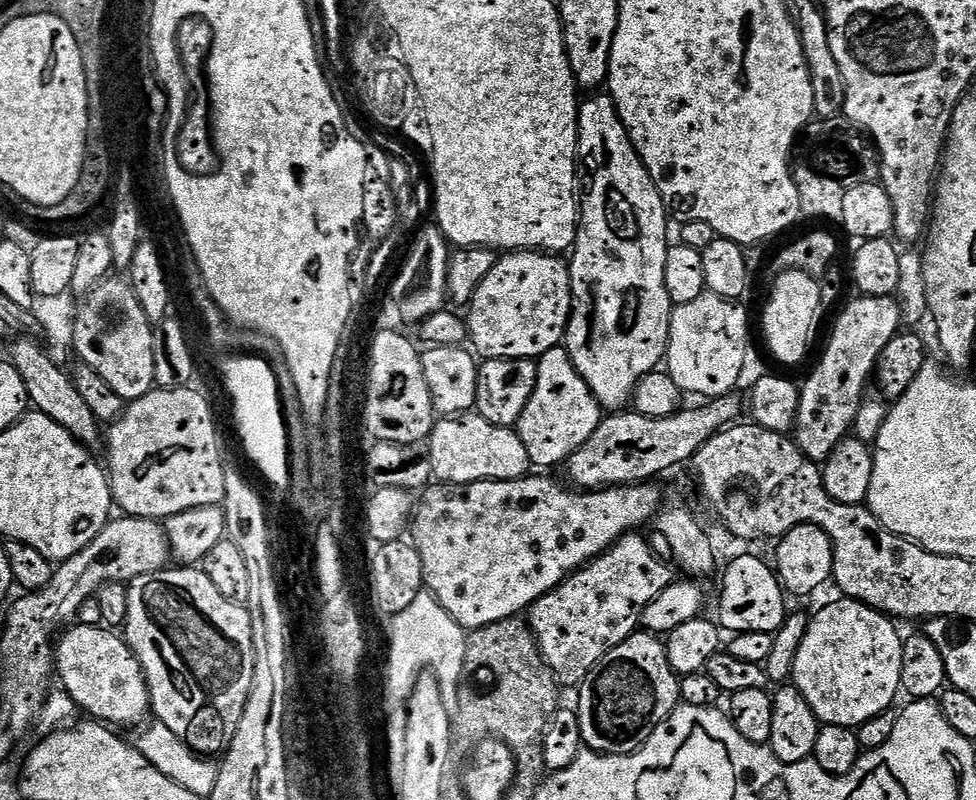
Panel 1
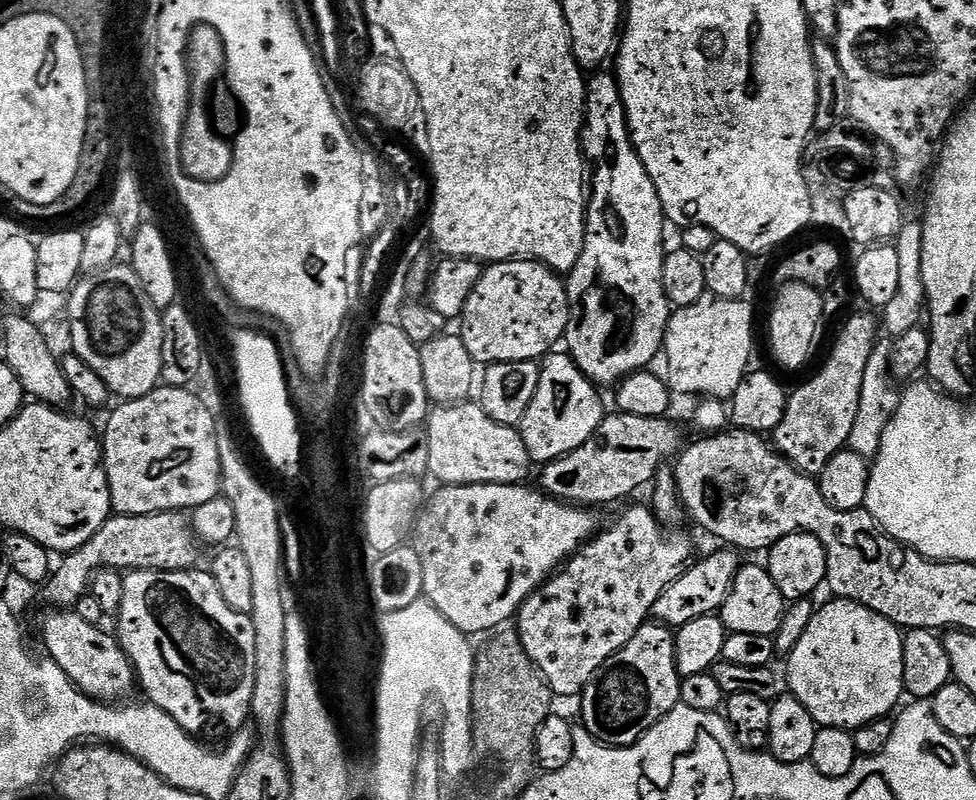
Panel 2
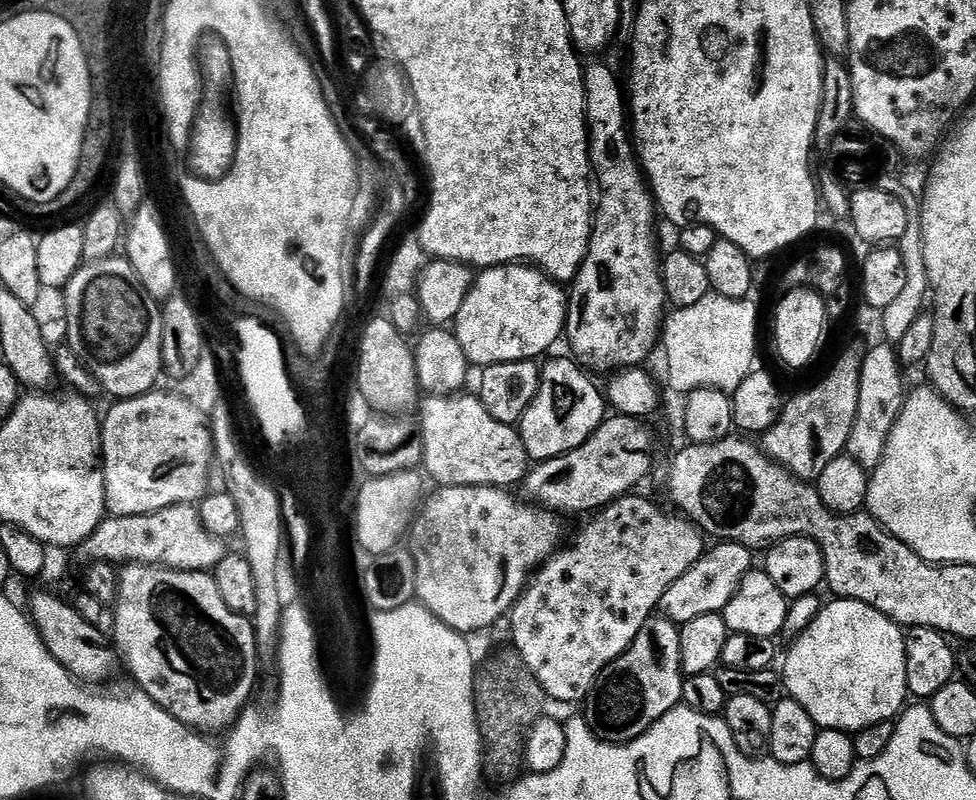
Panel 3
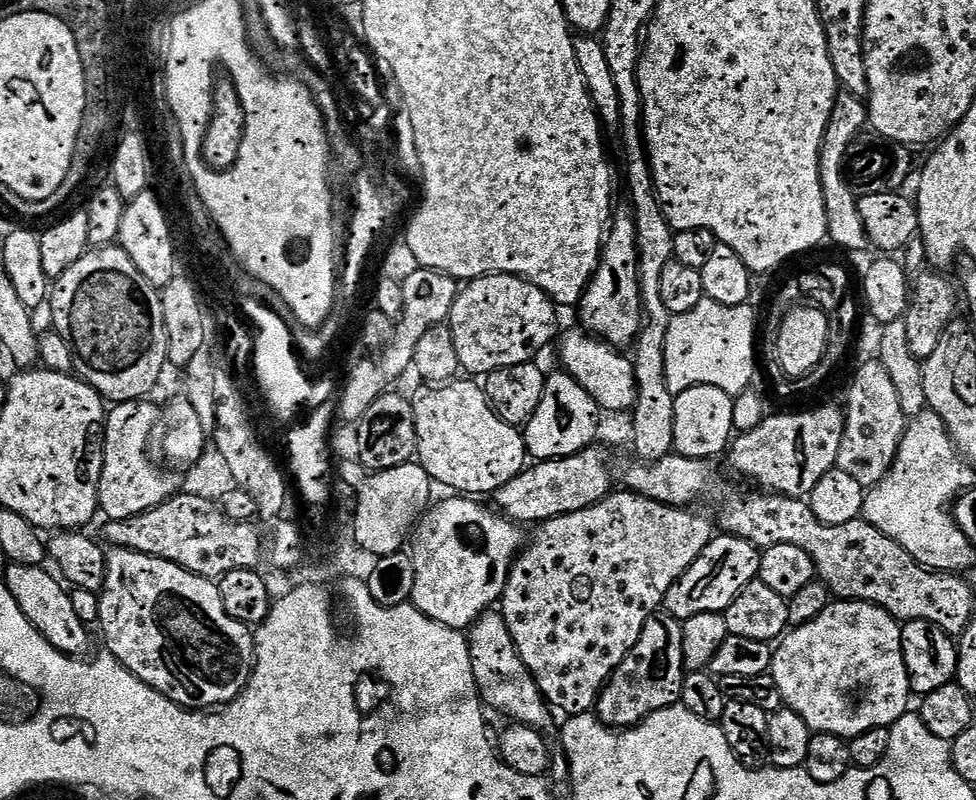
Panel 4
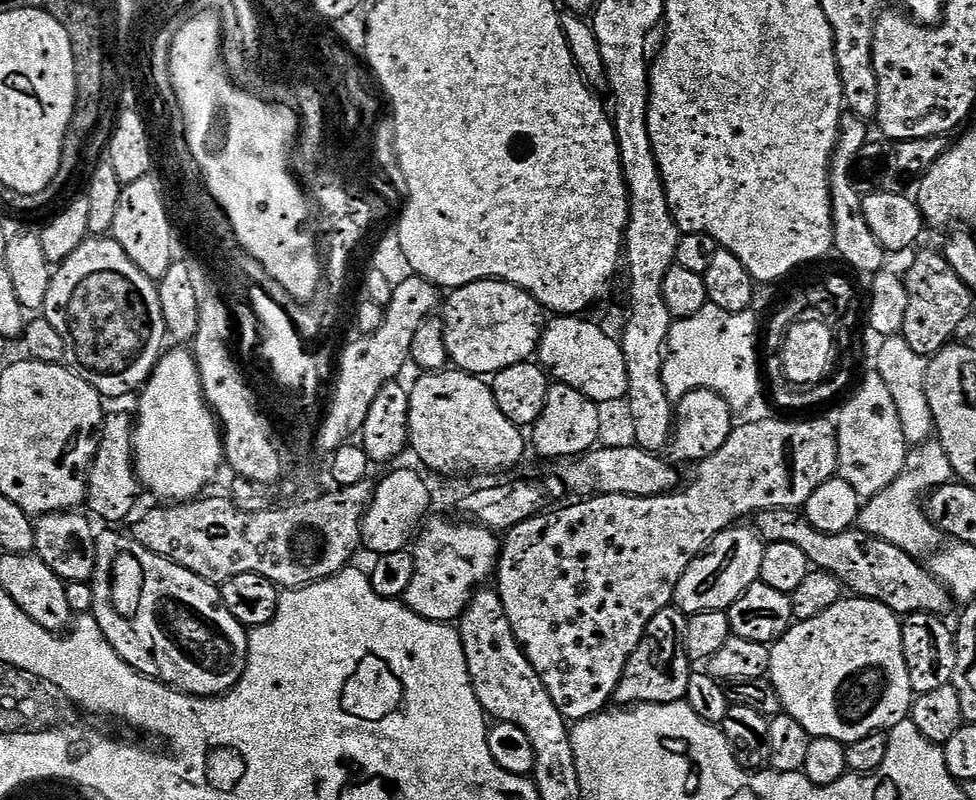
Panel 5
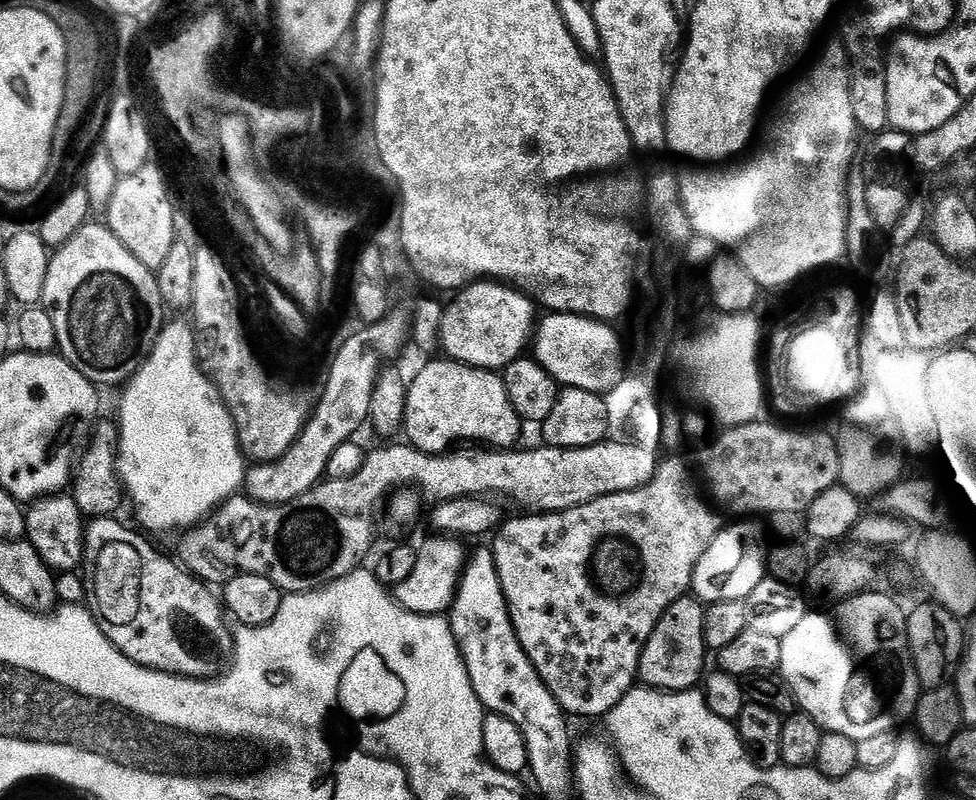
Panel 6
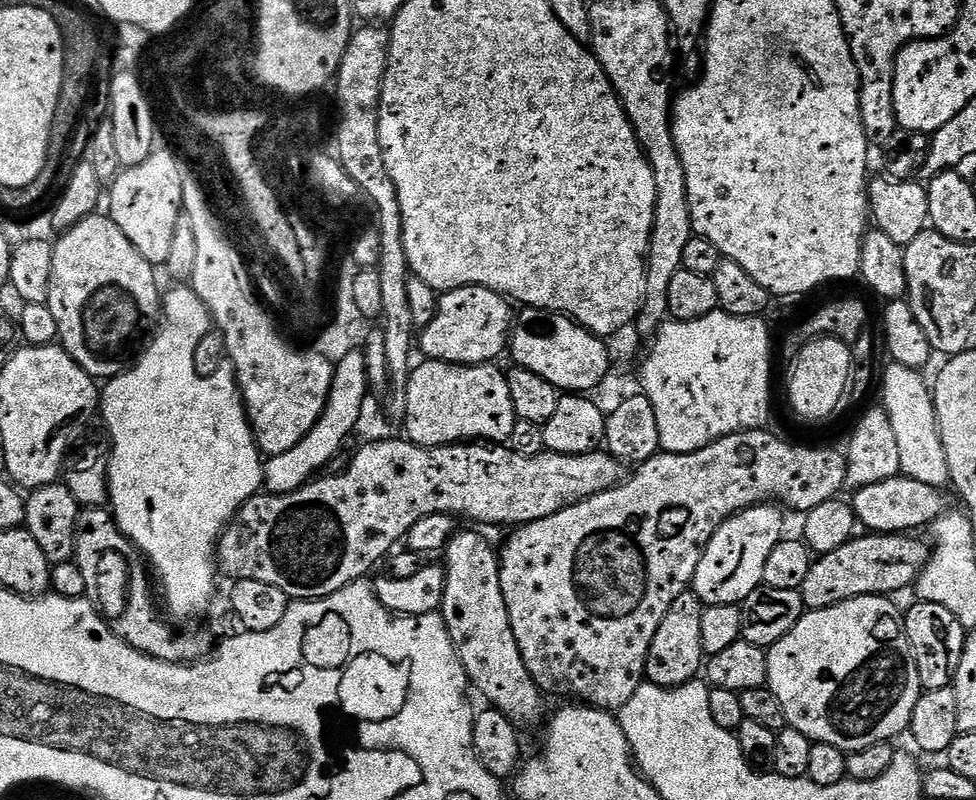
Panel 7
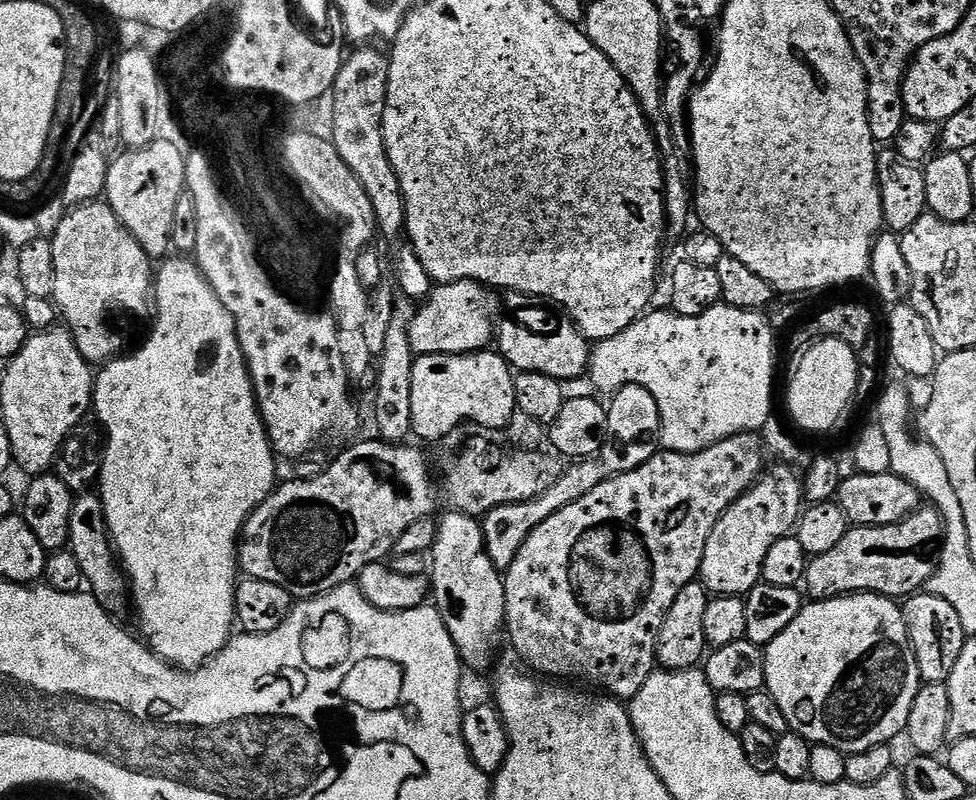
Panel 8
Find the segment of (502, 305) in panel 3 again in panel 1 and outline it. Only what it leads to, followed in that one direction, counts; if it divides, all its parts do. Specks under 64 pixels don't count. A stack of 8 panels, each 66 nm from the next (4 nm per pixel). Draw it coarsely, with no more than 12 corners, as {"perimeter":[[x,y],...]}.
{"perimeter":[[559,255],[497,259],[466,306],[484,360],[561,347],[572,270]]}

